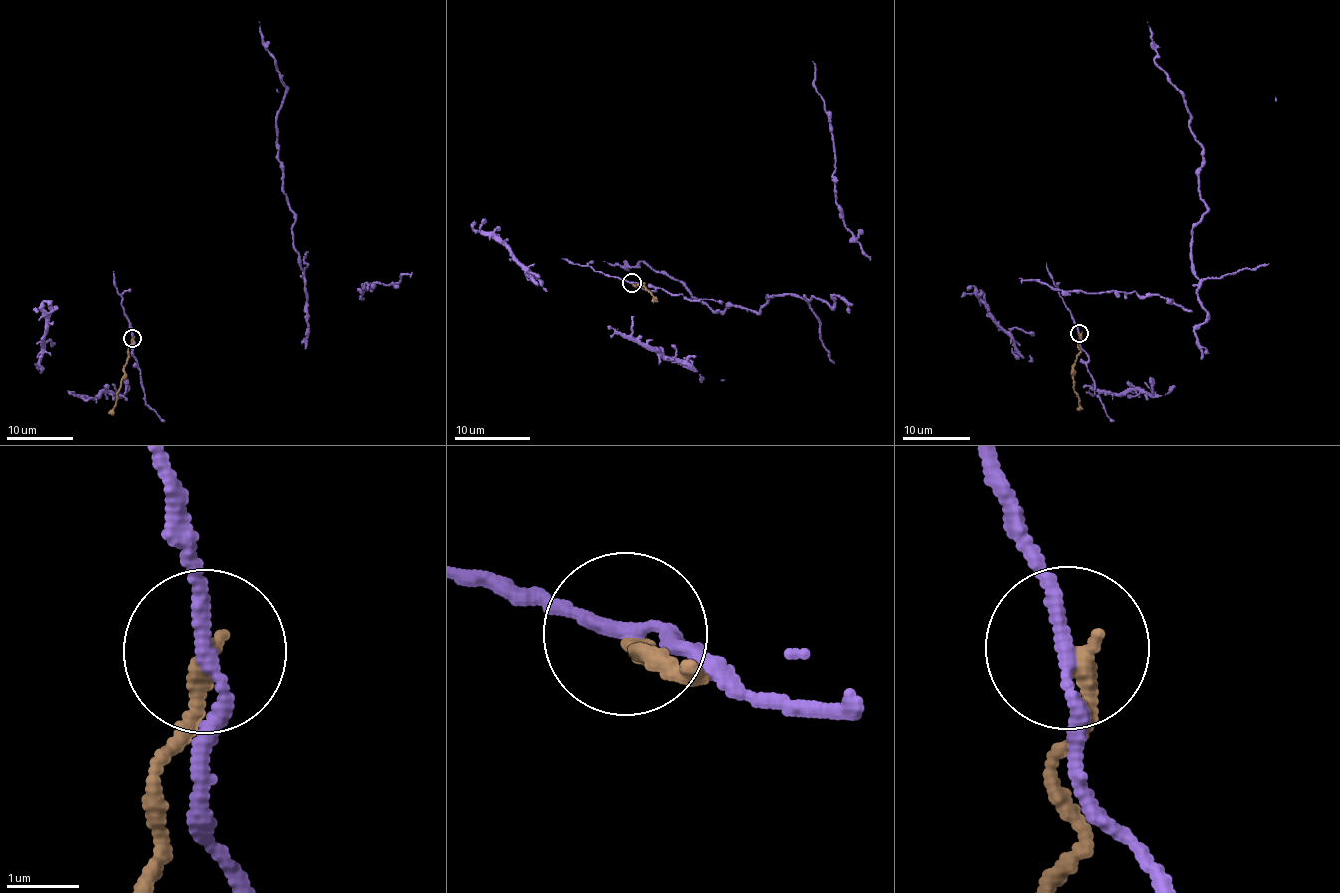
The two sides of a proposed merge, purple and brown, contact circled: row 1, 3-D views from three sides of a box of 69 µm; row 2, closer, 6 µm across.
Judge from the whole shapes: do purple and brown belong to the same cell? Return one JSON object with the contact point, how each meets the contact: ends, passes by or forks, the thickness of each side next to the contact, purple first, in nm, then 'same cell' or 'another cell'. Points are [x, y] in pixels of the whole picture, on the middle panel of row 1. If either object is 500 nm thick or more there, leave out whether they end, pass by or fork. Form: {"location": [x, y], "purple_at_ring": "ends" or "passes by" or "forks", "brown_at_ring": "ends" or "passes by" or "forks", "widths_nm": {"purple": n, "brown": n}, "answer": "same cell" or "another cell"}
{"location": [632, 283], "purple_at_ring": "passes by", "brown_at_ring": "ends", "widths_nm": {"purple": 180, "brown": 240}, "answer": "another cell"}

